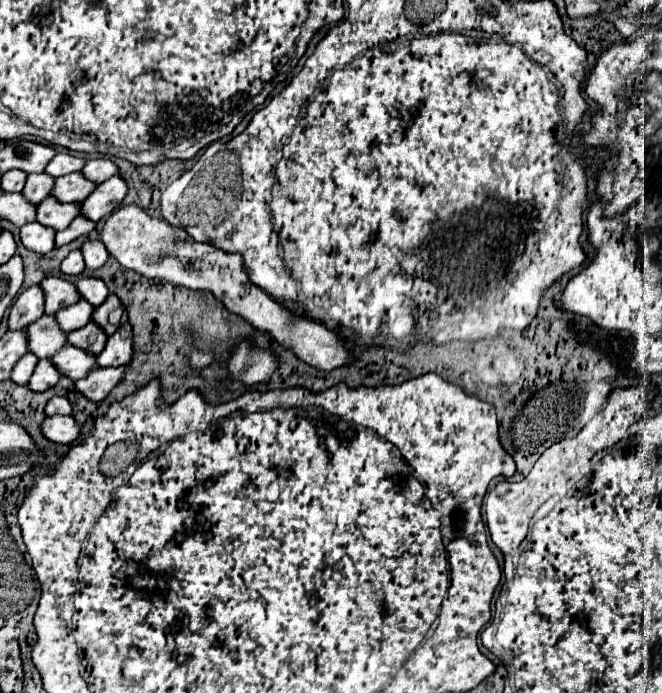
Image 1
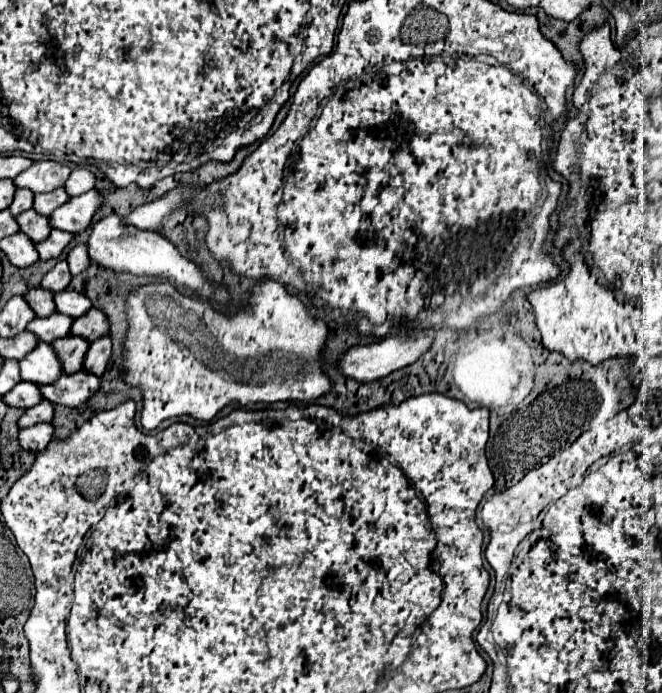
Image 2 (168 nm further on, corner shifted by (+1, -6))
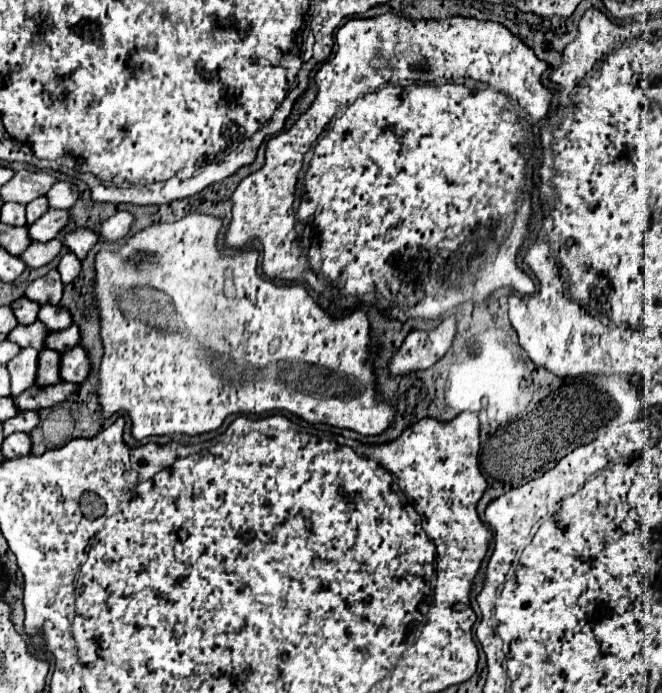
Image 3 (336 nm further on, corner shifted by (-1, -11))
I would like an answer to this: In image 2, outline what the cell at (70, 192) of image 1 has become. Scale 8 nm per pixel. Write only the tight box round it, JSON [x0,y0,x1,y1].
[32,187,68,217]

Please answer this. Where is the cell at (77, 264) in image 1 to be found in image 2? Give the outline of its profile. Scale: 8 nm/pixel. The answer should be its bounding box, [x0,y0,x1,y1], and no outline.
[40,261,72,293]

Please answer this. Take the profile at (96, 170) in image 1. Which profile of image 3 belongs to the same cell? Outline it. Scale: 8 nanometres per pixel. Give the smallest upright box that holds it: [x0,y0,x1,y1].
[46,180,78,208]

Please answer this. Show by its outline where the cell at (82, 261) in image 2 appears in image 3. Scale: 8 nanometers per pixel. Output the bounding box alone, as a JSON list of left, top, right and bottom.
[58,252,82,284]

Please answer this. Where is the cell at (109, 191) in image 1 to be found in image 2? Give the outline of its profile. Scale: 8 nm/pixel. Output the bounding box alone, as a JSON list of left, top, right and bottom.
[48,191,102,233]

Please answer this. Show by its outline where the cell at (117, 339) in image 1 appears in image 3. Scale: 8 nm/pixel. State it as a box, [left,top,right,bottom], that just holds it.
[60,346,92,384]

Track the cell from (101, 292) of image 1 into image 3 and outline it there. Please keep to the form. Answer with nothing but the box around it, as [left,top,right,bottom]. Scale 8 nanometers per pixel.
[38,304,74,332]

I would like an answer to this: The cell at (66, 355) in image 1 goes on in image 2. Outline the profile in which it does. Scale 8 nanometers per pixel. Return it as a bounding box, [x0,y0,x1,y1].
[20,343,62,385]

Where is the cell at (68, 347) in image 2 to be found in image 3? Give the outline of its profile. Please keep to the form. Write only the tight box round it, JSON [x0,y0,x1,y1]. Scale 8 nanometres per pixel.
[36,348,60,386]

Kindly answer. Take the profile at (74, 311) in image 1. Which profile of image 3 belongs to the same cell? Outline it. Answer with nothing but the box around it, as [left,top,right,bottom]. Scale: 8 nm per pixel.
[8,320,50,350]

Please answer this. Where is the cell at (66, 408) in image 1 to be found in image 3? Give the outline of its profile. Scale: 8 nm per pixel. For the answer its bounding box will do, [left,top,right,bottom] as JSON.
[4,412,40,436]

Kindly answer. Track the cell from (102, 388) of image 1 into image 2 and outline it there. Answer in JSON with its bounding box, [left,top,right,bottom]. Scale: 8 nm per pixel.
[40,371,100,407]

